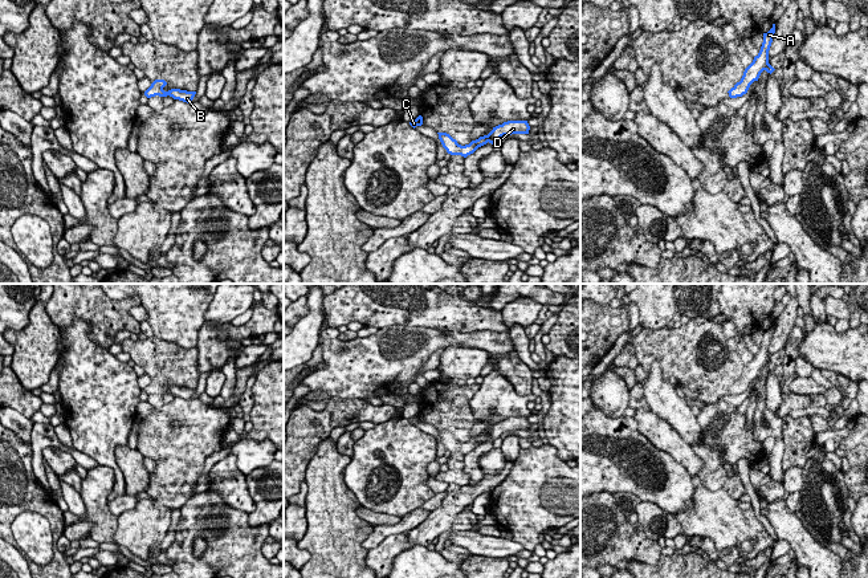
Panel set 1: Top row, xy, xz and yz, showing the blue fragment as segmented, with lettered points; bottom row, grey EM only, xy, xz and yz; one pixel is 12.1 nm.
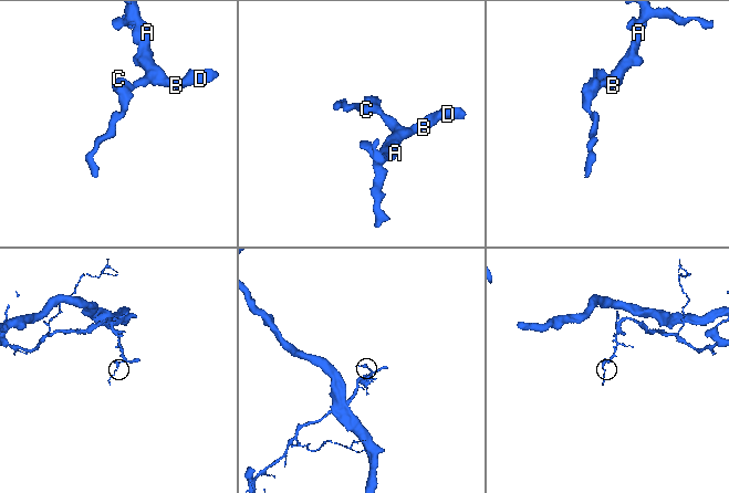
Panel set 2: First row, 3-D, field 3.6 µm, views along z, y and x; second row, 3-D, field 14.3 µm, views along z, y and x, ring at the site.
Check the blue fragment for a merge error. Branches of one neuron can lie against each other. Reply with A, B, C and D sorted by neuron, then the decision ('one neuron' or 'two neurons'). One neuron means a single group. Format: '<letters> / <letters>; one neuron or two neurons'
A B C D; one neuron

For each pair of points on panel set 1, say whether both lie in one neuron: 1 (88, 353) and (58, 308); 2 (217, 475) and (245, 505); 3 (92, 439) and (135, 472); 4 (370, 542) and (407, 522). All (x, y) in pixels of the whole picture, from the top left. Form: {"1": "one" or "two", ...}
{"1": "two", "2": "one", "3": "two", "4": "one"}

